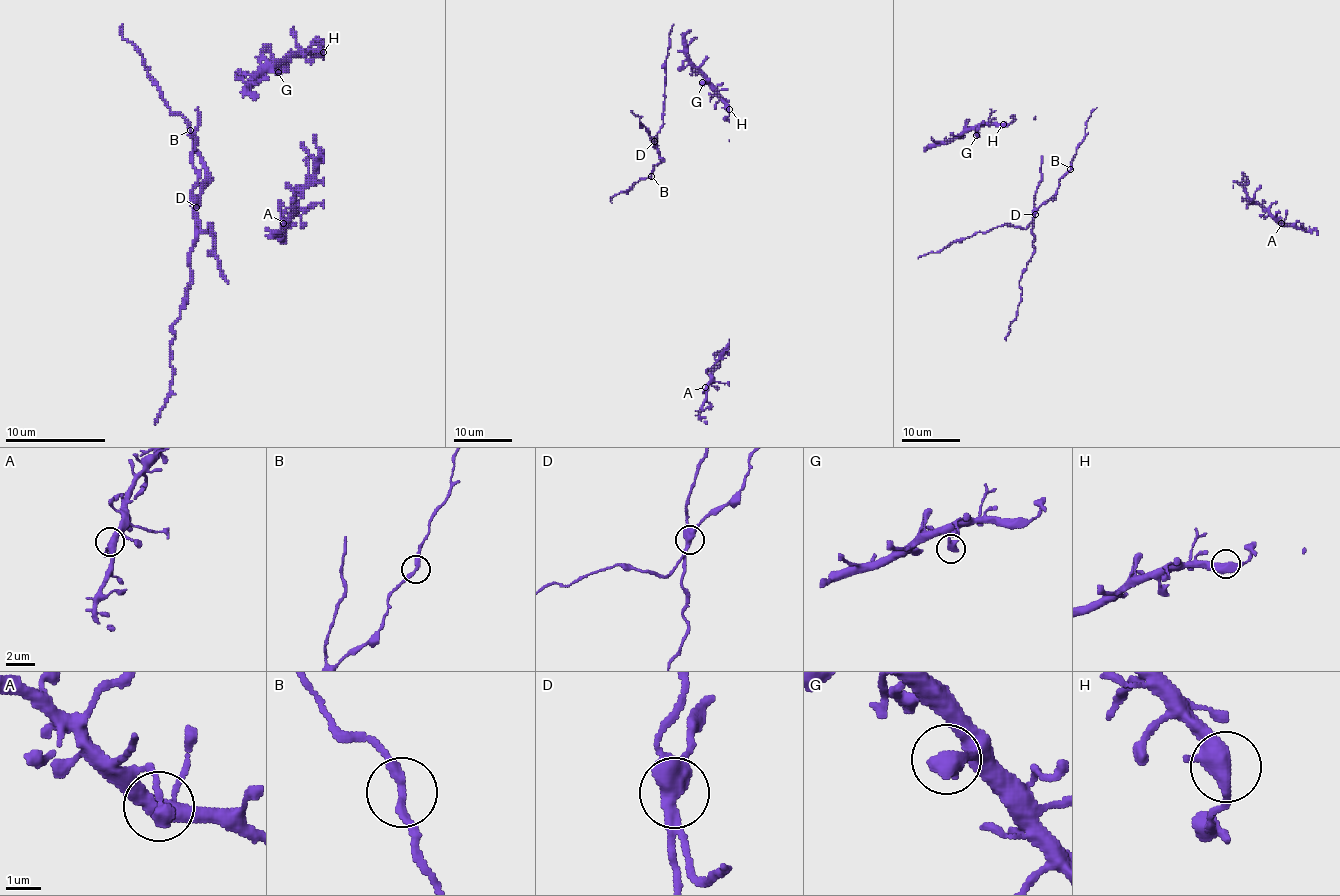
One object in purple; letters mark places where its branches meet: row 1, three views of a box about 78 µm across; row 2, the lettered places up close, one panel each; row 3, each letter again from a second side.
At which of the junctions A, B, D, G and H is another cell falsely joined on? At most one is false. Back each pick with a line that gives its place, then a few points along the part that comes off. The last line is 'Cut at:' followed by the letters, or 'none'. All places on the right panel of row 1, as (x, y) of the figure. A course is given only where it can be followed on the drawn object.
Cut at: none

